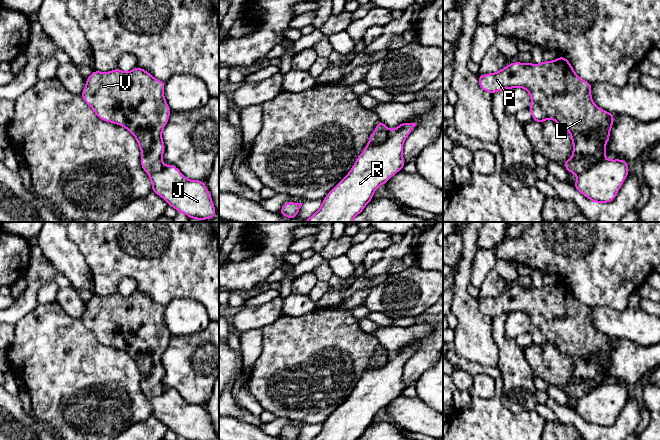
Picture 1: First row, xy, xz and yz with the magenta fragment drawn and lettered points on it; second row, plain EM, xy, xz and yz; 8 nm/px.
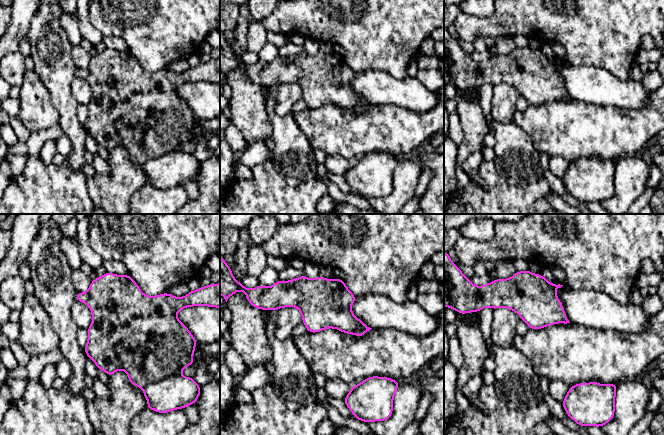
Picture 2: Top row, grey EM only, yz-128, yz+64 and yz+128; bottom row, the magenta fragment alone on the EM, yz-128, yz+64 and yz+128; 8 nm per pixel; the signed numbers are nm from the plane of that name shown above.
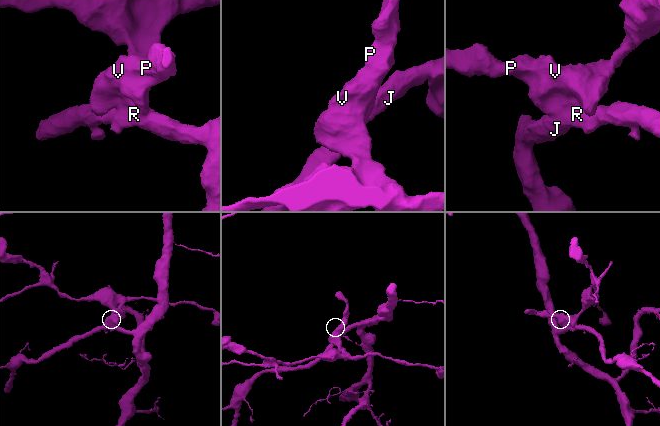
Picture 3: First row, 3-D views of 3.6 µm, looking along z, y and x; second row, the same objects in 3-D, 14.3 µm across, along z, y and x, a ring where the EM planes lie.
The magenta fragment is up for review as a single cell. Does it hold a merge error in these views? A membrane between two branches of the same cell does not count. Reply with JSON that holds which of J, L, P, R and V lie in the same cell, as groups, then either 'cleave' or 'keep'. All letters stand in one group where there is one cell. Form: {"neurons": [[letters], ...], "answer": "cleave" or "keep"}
{"neurons": [["J", "R"], ["L", "P", "V"]], "answer": "cleave"}

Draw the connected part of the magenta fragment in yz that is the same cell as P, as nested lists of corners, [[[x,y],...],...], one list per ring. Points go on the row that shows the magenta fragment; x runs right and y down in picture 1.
[[[559,56],[553,61],[542,61],[540,64],[513,62],[495,73],[478,75],[480,88],[490,94],[504,89],[523,88],[530,97],[529,110],[532,120],[542,123],[554,120],[560,127],[567,130],[573,143],[572,156],[562,165],[570,174],[580,175],[595,163],[605,159],[606,144],[610,138],[610,130],[614,115],[593,102],[592,84],[581,79],[574,71],[569,60]]]

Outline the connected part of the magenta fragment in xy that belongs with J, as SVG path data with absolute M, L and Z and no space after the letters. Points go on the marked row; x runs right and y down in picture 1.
M174 165L149 174L152 192L178 212L195 220L212 219L216 214L212 197L201 180L187 179Z

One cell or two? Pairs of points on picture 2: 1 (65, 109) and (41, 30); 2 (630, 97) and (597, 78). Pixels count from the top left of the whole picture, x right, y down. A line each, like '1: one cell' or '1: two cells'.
1: one cell
2: one cell

